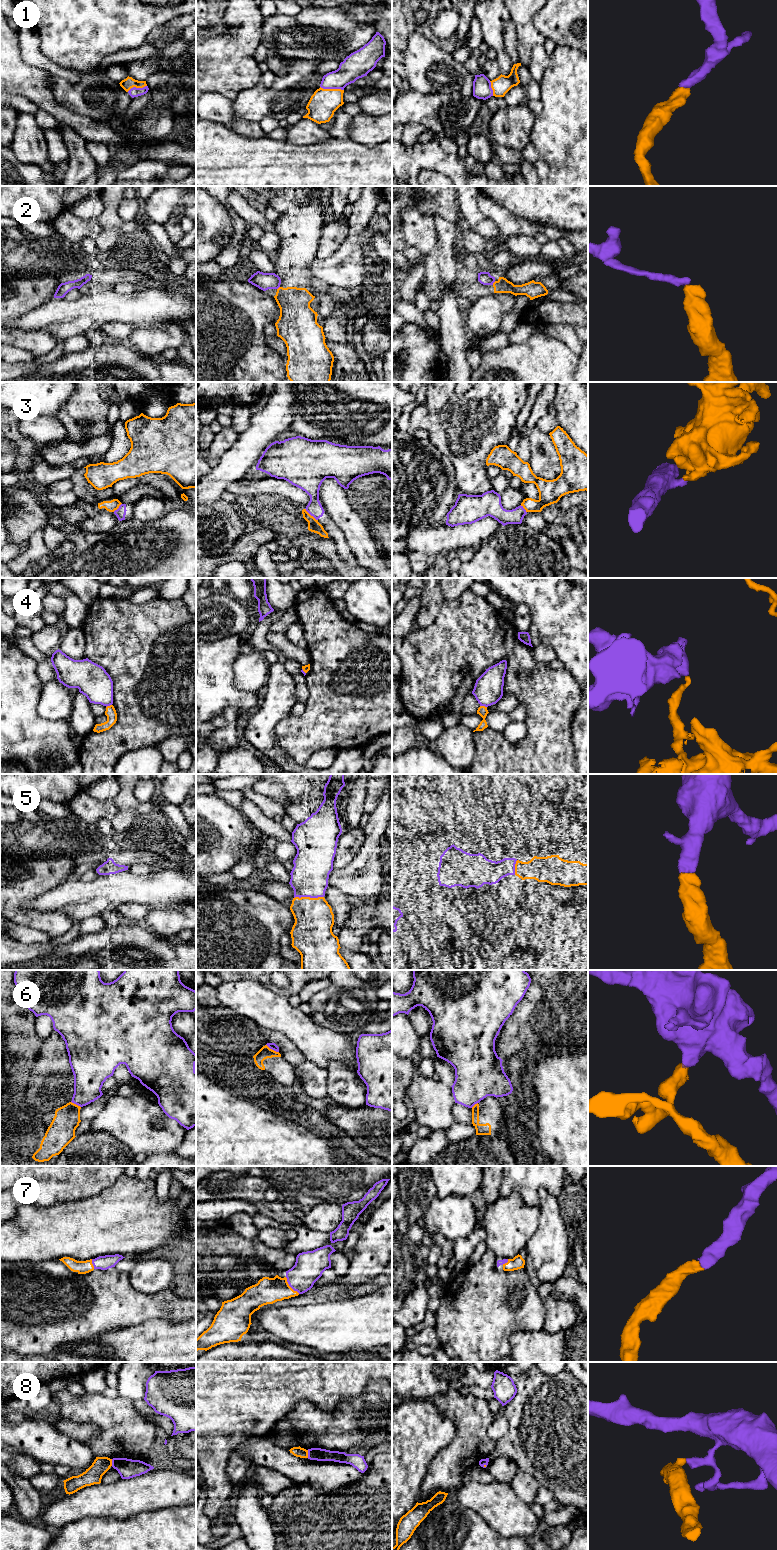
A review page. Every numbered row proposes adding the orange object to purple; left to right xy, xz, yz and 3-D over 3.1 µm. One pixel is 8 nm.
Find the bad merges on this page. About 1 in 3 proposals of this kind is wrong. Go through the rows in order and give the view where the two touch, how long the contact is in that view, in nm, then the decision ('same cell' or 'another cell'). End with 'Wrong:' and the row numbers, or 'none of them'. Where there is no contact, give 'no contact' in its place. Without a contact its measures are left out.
1: xz | 190 nm | same cell
2: yz | 40 nm | another cell
3: xz | 140 nm | another cell
4: yz | 60 nm | another cell
5: xz | 240 nm | same cell
6: xz | 120 nm | another cell
7: xz | 180 nm | same cell
8: xz | 60 nm | another cell
Wrong: 2, 3, 4, 6, 8

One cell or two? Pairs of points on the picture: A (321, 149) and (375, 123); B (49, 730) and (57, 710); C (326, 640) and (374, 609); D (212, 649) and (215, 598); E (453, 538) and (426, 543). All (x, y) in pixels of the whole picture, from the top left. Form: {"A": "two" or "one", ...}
{"A": "two", "B": "two", "C": "two", "D": "two", "E": "one"}

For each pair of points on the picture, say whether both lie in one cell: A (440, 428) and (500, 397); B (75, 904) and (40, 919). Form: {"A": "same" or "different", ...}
{"A": "same", "B": "different"}

